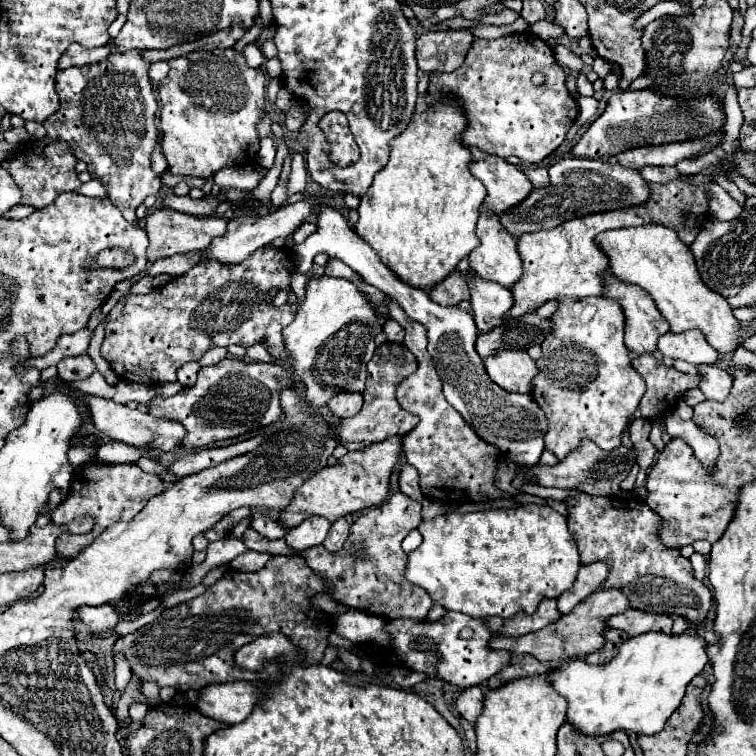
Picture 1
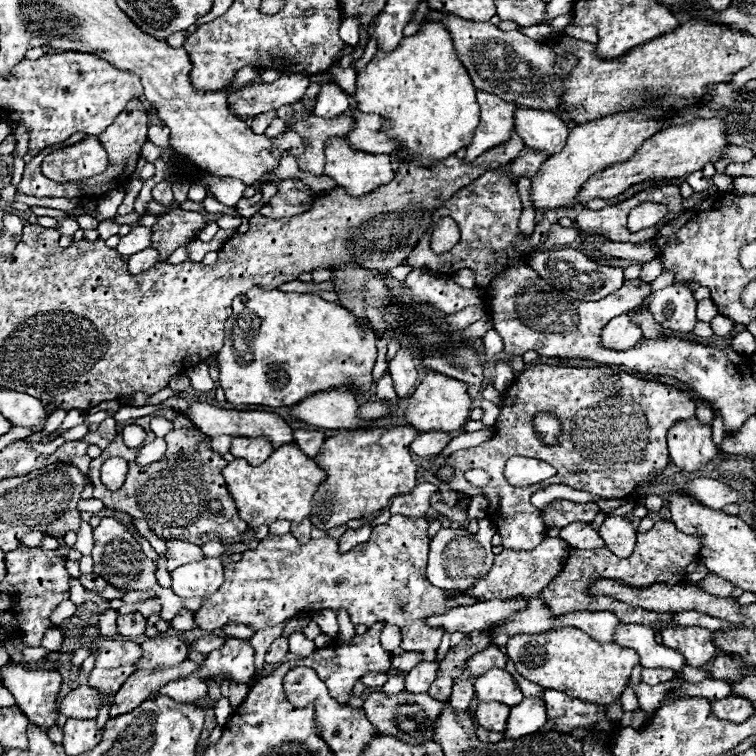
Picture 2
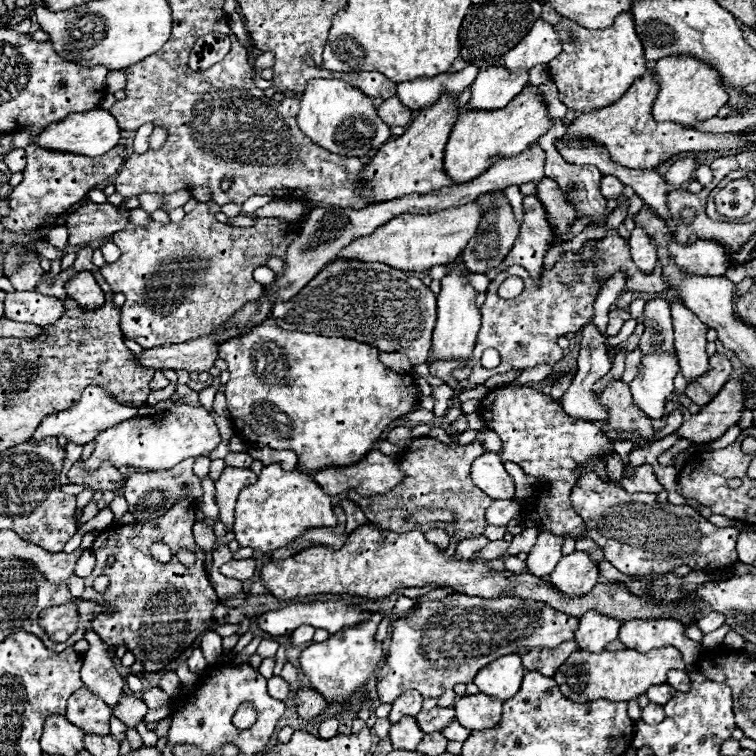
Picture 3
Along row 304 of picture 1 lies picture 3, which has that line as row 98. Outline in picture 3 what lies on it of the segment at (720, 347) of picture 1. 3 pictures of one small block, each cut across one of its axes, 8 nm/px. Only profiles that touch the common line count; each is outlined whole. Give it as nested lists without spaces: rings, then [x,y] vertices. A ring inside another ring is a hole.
[[[668,56],[656,62],[656,78],[660,82],[660,92],[654,102],[652,114],[658,122],[676,122],[682,126],[692,126],[696,122],[704,122],[714,118],[718,110],[728,102],[728,90],[722,82],[718,70],[714,70],[708,62],[700,62],[694,56]]]

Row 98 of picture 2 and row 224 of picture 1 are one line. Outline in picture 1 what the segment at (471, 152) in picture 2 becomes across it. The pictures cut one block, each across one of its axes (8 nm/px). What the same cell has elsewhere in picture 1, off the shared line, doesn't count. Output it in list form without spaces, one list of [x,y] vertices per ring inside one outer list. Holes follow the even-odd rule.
[[[488,208],[480,210],[480,220],[478,220],[476,234],[480,238],[480,244],[468,256],[470,268],[482,278],[492,280],[492,282],[500,282],[502,286],[510,288],[514,282],[518,282],[522,278],[522,260],[518,256],[514,236],[500,224],[498,216],[492,210],[488,210]]]

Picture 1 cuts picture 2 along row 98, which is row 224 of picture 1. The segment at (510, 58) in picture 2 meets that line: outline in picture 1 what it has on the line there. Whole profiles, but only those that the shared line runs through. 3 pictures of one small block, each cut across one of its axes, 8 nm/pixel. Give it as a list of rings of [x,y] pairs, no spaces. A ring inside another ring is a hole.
[[[564,158],[550,166],[548,172],[550,186],[534,190],[524,202],[520,202],[518,206],[500,216],[502,226],[506,226],[506,230],[510,230],[514,238],[526,232],[556,228],[572,218],[640,206],[646,204],[646,200],[650,200],[650,184],[642,178],[642,174],[638,170],[624,168],[618,164],[588,158]]]

